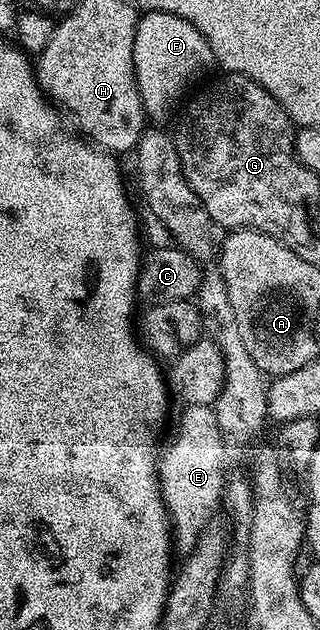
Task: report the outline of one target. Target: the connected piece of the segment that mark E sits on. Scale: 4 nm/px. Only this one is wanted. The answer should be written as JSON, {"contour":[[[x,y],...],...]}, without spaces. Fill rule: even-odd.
{"contour":[[[190,405],[184,406],[182,408],[184,411],[179,415],[179,424],[175,427],[175,432],[171,435],[171,440],[164,442],[161,447],[161,454],[157,460],[157,470],[159,473],[159,488],[163,494],[163,504],[167,507],[167,517],[171,521],[171,526],[173,528],[173,543],[176,548],[179,547],[183,550],[183,553],[190,553],[193,548],[195,548],[195,542],[201,537],[201,533],[207,526],[212,522],[211,519],[215,515],[215,510],[220,510],[221,500],[223,497],[223,492],[225,490],[225,474],[223,475],[223,470],[227,467],[227,451],[229,455],[228,444],[223,442],[221,437],[221,428],[217,426],[217,417],[215,416],[214,406],[210,407],[192,407]]]}

